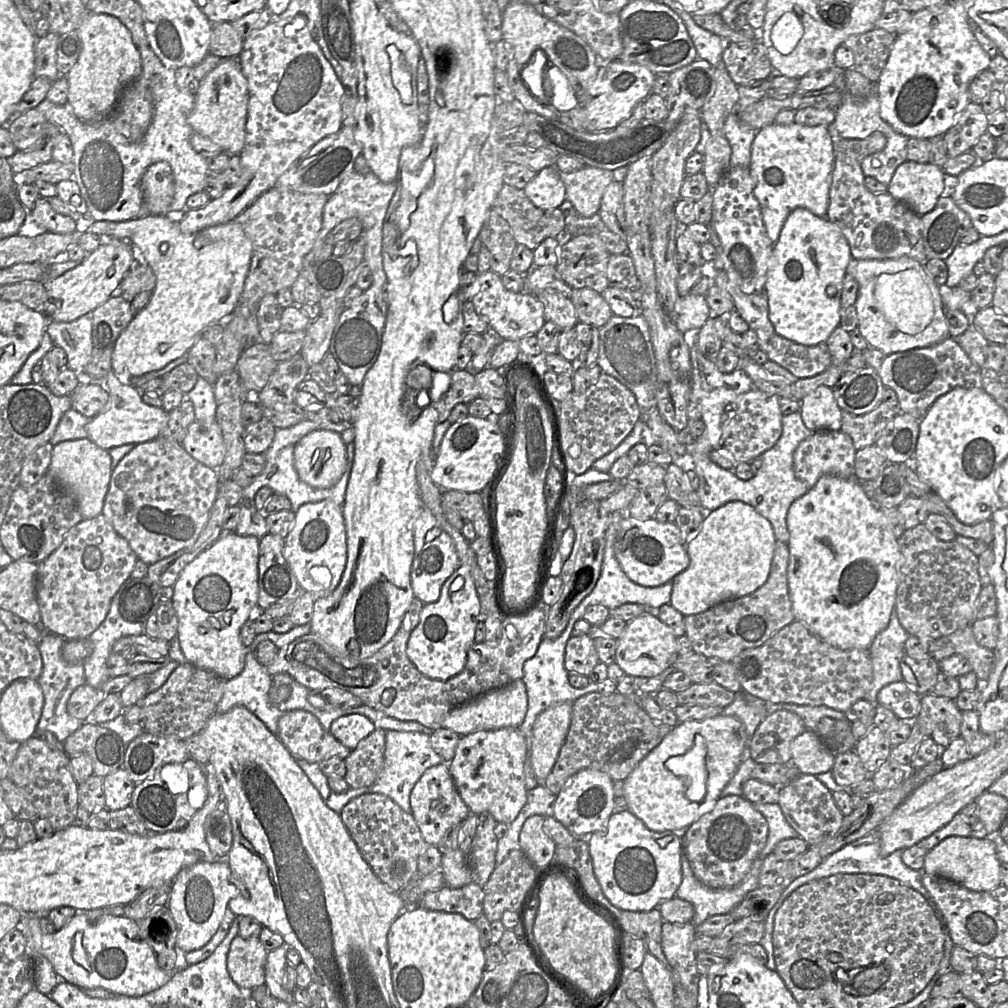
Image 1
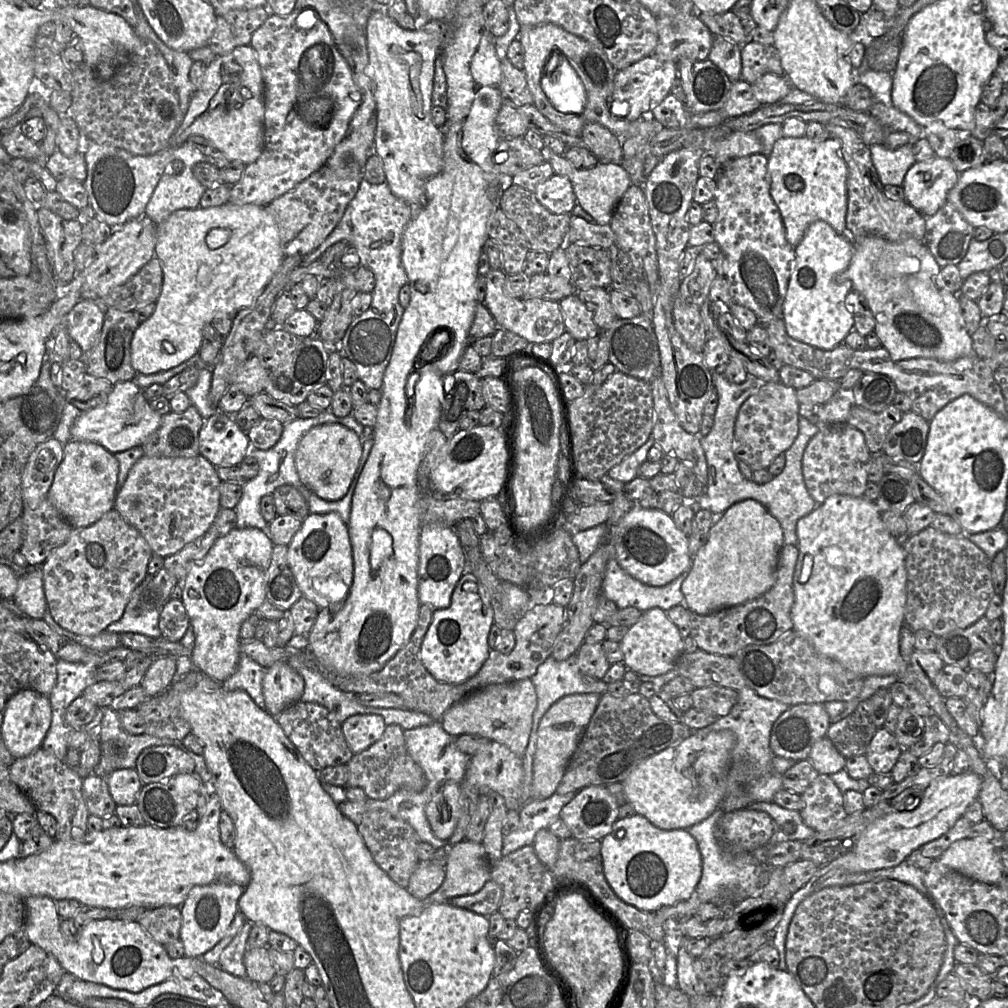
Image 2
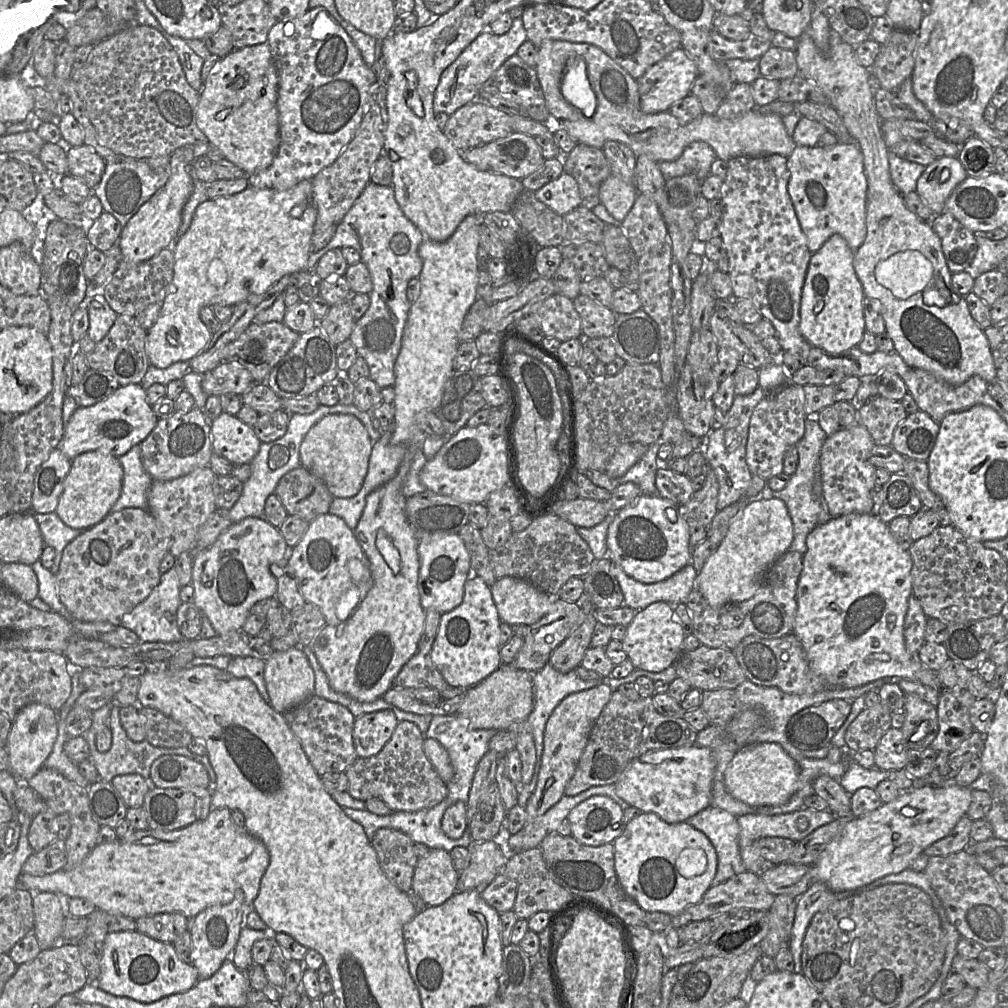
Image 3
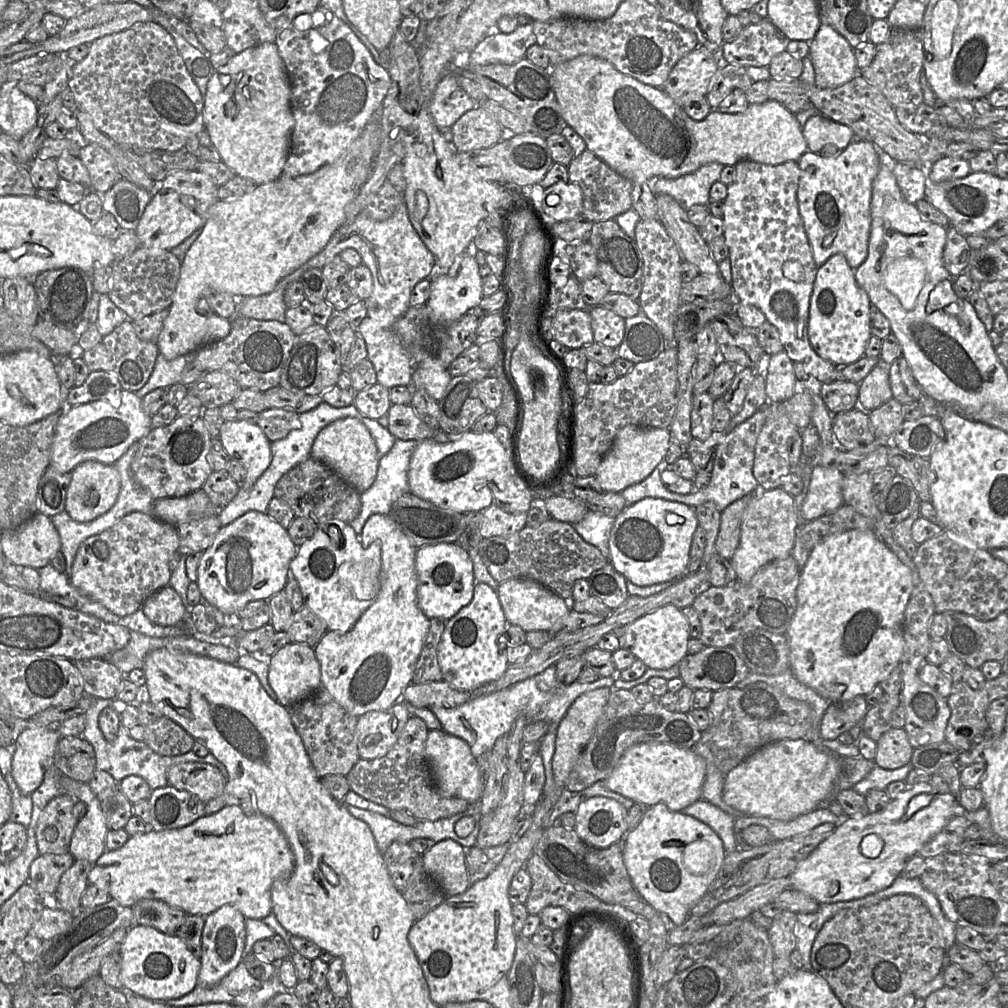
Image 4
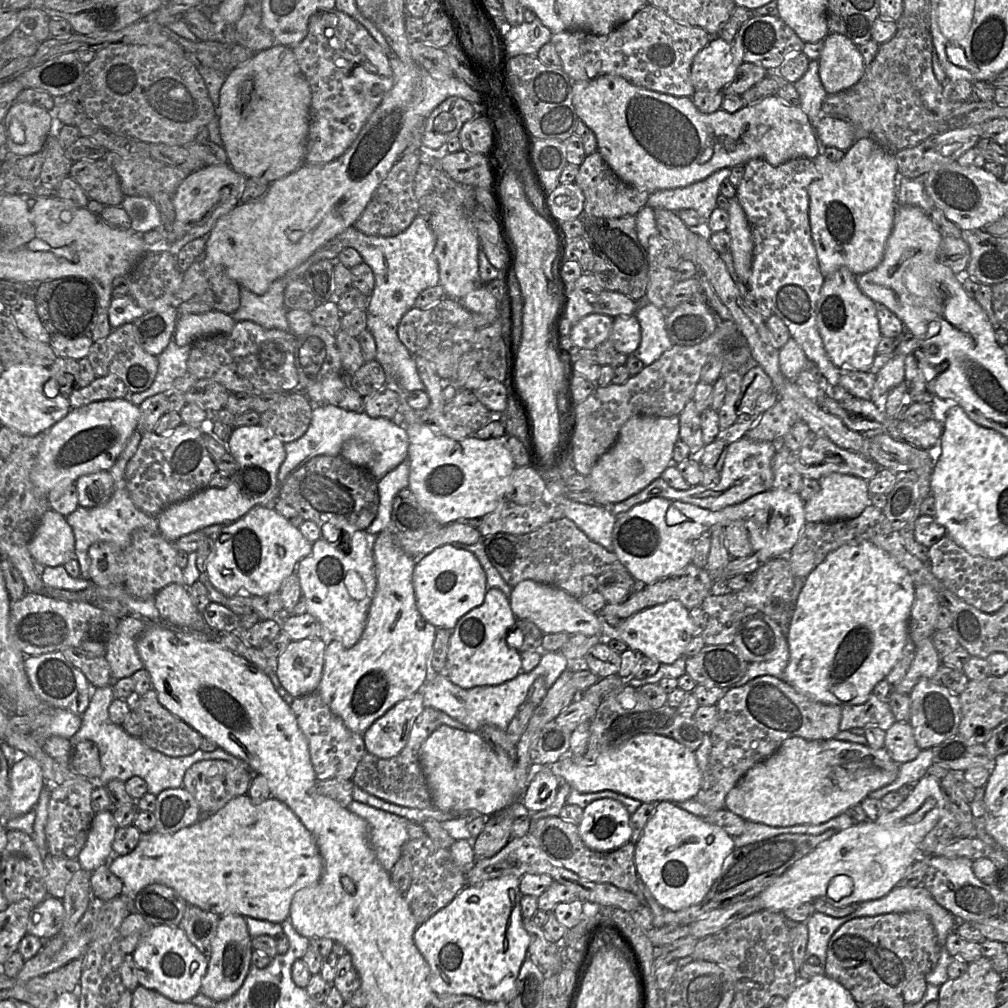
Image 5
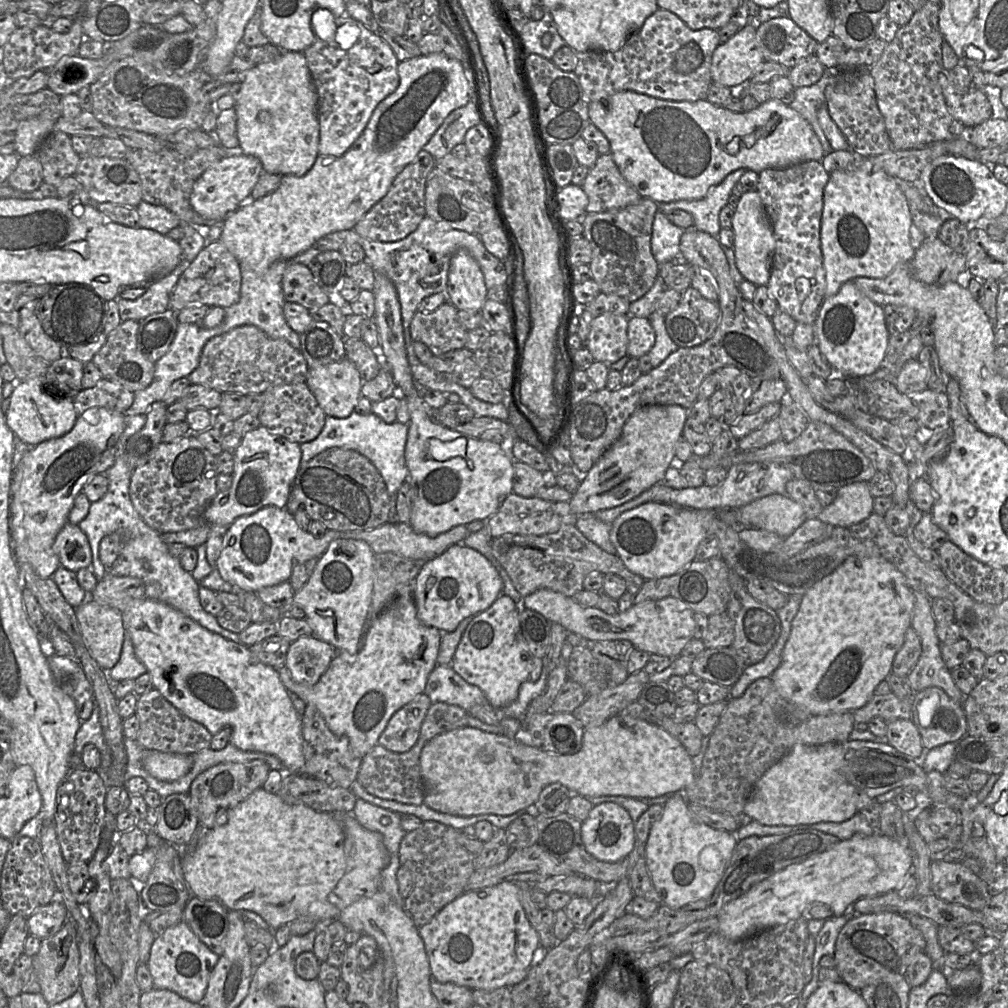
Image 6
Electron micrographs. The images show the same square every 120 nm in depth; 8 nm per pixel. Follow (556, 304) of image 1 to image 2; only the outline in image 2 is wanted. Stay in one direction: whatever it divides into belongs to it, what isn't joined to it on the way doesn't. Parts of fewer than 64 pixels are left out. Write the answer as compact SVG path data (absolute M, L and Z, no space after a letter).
M576 294L559 301L566 331L575 340L588 340L599 332L592 313Z

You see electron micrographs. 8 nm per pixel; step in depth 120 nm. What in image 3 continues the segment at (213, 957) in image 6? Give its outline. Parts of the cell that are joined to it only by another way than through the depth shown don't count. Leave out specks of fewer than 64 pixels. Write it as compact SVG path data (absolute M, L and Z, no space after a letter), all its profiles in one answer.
M137 930L112 932L103 941L97 986L109 993L149 1003L186 992L198 979L195 966L180 959L170 943L158 941Z

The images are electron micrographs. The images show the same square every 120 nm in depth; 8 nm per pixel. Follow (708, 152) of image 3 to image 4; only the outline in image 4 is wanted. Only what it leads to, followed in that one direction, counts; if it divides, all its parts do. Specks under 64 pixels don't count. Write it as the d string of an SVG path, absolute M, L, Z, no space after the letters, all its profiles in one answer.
M710 162L690 174L677 178L654 177L648 181L649 188L656 195L672 196L683 207L708 205L711 186L720 180L724 166L719 162Z

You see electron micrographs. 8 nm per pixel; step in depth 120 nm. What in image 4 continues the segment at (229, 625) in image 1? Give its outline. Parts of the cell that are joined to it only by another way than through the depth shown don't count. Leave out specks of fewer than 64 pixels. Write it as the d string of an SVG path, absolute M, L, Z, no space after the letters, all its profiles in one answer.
M249 511L227 526L221 527L212 544L204 551L198 566L197 585L202 597L224 615L235 615L247 603L269 599L284 589L291 561L298 547L291 540L287 529L267 513Z

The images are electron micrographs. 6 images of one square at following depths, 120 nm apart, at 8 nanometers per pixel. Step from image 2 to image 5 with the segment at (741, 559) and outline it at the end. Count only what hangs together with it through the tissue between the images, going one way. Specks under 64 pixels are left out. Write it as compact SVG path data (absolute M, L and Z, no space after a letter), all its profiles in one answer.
M771 488L750 497L740 504L728 506L719 511L711 512L726 511L724 514L735 513L735 517L741 518L740 522L744 524L748 531L753 553L757 553L762 562L766 562L771 558L787 556L795 546L800 533L806 524L804 505L805 502L803 502L798 493L789 492L784 489Z

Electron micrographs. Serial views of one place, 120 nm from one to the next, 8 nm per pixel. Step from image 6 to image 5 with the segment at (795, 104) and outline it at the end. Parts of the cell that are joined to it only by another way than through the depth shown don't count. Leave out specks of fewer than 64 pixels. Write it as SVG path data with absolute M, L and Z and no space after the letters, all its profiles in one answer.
M810 61L806 73L793 85L800 97L799 106L815 128L823 116L822 105L827 96L820 80L818 61Z

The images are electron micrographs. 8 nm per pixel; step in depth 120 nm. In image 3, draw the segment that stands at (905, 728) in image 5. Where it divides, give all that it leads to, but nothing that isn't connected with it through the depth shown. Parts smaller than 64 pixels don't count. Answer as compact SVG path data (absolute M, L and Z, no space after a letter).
M891 727L874 749L874 767L885 771L902 770L907 763L908 750L901 729Z

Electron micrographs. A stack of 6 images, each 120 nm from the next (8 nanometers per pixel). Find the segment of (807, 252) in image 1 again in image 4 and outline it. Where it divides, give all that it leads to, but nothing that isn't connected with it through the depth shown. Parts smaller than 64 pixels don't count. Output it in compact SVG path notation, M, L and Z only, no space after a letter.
M842 253L832 255L824 264L818 267L810 298L808 338L814 351L836 366L846 366L857 362L864 356L865 349L871 337L868 294L861 288L854 276L854 269L849 265Z

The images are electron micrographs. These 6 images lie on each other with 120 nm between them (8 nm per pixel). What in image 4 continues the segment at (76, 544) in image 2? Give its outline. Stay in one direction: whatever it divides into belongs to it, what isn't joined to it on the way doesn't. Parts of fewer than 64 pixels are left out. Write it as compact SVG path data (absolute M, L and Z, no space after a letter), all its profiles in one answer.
M132 512L122 517L109 529L89 537L81 543L68 577L71 584L79 591L122 618L141 609L150 595L169 585L172 572L168 567L168 562L178 547L179 535L174 525L142 512Z

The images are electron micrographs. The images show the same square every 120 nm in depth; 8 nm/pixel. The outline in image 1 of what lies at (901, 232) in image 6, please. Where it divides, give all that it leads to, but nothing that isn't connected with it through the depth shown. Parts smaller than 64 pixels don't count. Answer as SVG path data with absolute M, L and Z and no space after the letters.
M774 122L757 132L751 146L749 169L756 182L754 194L761 206L767 234L774 243L778 240L787 217L794 209L806 208L817 216L827 216L834 167L835 151L829 125L806 126L796 122L780 125Z

